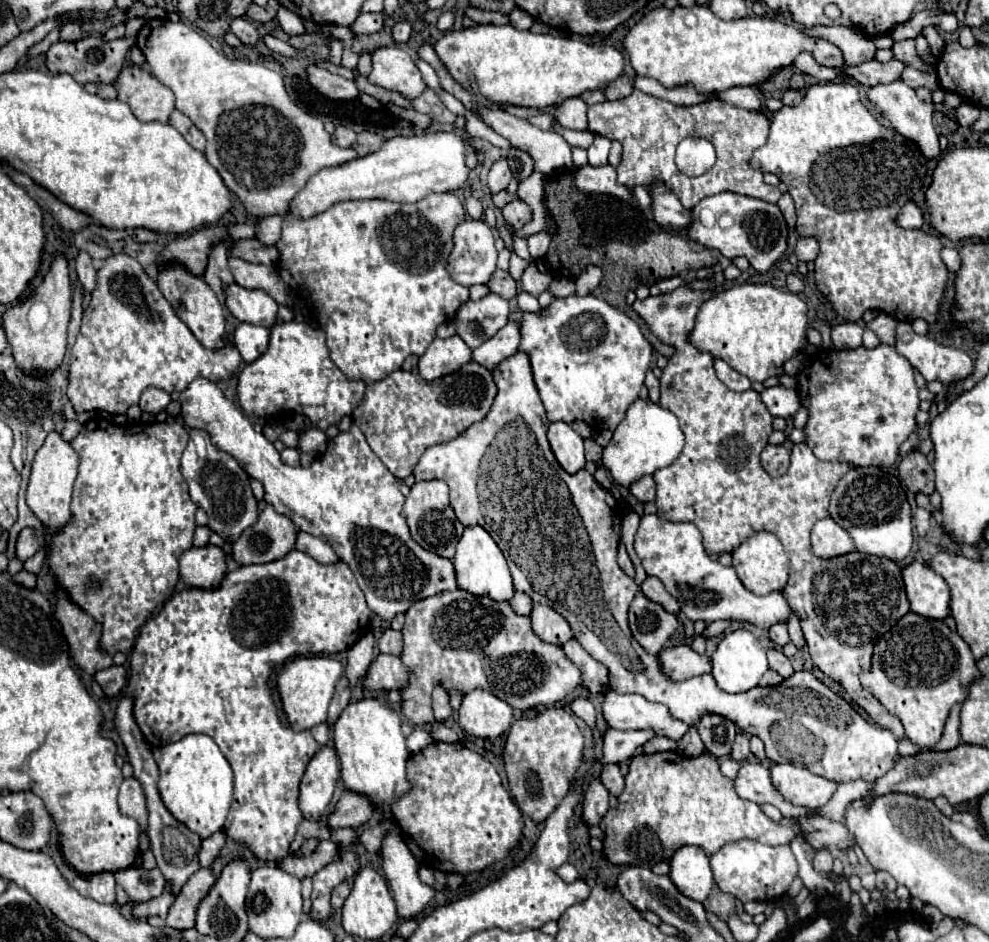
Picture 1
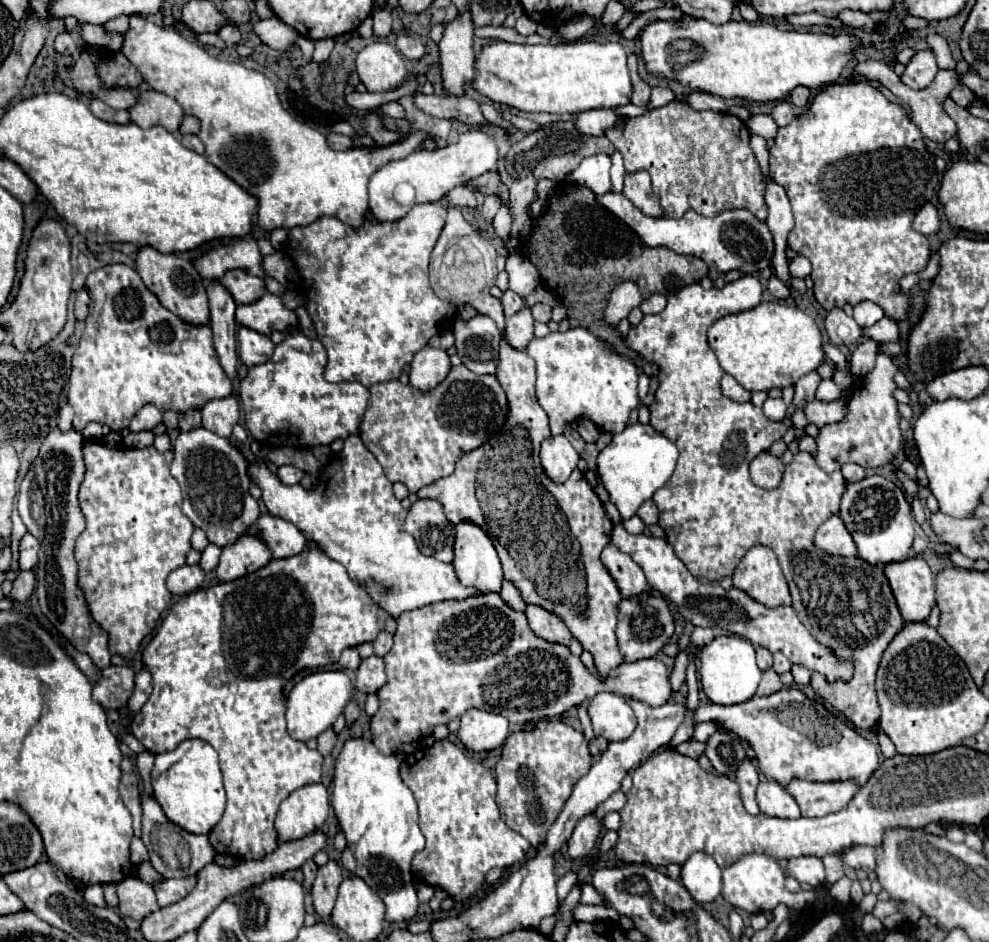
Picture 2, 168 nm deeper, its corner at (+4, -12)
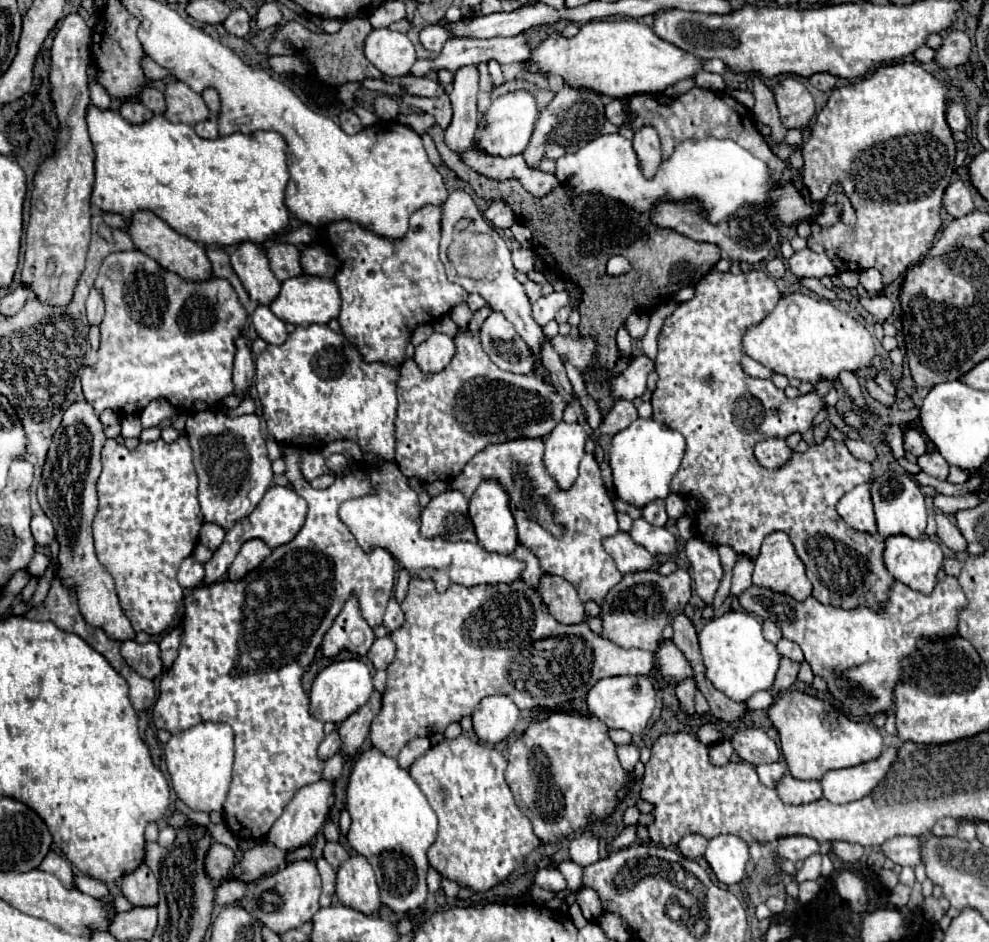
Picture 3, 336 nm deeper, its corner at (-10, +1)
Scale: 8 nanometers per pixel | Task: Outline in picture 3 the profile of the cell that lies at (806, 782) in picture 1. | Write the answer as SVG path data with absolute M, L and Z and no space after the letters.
M889 746L883 750L883 754L877 760L853 768L827 772L821 780L823 798L827 798L833 804L847 804L865 798L885 778L895 758L897 758L897 748Z

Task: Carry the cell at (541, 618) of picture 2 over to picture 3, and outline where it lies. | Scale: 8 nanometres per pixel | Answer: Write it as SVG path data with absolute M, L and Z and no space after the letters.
M543 574L539 580L537 592L541 594L543 602L547 604L551 616L561 624L579 624L585 620L583 602L577 596L577 590L573 584L569 584L565 578Z

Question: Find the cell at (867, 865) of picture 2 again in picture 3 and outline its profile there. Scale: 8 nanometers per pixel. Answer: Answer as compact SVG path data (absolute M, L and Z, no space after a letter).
M899 836L893 838L891 842L885 842L881 846L883 854L891 858L899 866L919 866L923 862L923 852L921 852L923 838L911 838L911 836Z

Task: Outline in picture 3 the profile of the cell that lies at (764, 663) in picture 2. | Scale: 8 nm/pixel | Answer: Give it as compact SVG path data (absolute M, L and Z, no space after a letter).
M763 620L763 636L765 636L767 640L771 640L773 644L777 644L777 642L781 640L781 630L779 630L773 622Z

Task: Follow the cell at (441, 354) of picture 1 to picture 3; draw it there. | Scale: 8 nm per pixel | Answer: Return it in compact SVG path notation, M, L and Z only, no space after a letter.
M433 332L425 342L415 346L413 360L423 372L441 372L453 358L455 344L451 336Z

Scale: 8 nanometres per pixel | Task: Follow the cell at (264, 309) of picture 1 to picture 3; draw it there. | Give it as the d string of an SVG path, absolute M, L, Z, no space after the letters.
M295 276L283 282L281 294L275 302L269 304L273 314L283 322L309 326L309 324L329 324L333 318L339 316L341 308L341 294L337 282L333 278L319 278L319 276Z

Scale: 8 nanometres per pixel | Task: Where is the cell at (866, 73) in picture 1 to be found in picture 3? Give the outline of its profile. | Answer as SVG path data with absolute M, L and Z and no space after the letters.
M951 30L945 36L943 46L937 50L937 64L943 68L953 68L959 64L965 64L969 60L971 54L971 40L965 32L959 30Z

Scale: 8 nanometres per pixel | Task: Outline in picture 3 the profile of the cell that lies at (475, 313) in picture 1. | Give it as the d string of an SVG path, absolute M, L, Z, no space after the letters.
M491 312L483 322L481 344L501 370L513 374L537 374L535 354L531 354L531 348L519 338L511 322L507 322L501 312Z

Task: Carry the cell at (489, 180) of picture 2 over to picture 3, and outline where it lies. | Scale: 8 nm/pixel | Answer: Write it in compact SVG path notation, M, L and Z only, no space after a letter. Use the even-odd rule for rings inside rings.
M435 124L429 128L429 136L433 138L443 162L461 178L465 180L473 192L487 200L487 202L507 202L511 208L513 208L513 214L521 220L523 224L531 230L533 238L531 238L531 248L533 252L539 256L539 260L545 264L545 268L553 274L557 274L559 278L565 278L565 280L571 280L575 282L579 288L581 288L581 302L579 302L579 314L581 314L581 324L579 324L579 334L581 336L589 336L589 338L595 338L595 344L597 344L597 366L585 374L585 388L589 392L589 396L597 402L603 418L609 414L609 410L613 408L615 404L615 398L609 390L609 384L605 380L605 376L601 376L603 370L607 370L609 374L621 374L625 368L627 368L627 360L621 358L619 350L617 350L617 342L615 342L615 334L617 330L625 324L627 316L633 314L633 312L653 312L659 304L649 304L653 300L669 300L671 296L675 296L681 288L685 286L695 286L717 262L719 262L719 248L715 244L707 244L707 242L695 242L675 230L669 230L669 228L659 228L659 226L653 226L651 218L647 214L639 214L635 210L631 210L627 204L623 202L617 202L613 198L607 198L607 196L601 196L601 194L585 194L585 196L571 196L571 192L567 194L567 188L563 184L555 186L549 194L545 194L543 198L535 198L533 194L529 194L519 180L491 180L487 176L481 176L477 174L473 168L469 168L465 162L461 162L457 158L455 152L451 152L447 148L447 144L443 142L443 130ZM613 254L621 254L625 258L629 258L629 262L633 264L633 270L621 278L613 278L613 276L607 276L603 274L605 272L605 262L609 256Z

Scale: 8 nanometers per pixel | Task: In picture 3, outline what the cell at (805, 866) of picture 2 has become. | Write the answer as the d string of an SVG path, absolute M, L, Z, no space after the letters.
M795 834L795 836L787 836L787 838L779 838L777 852L781 856L785 856L787 860L799 862L799 860L805 860L807 856L811 856L813 852L819 852L819 842L815 842L815 838Z

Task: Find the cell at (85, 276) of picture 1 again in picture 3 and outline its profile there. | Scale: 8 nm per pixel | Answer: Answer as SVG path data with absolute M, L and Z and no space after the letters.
M91 290L89 298L87 298L87 320L89 324L101 324L103 320L103 314L105 314L105 308L103 308L103 296L99 290Z

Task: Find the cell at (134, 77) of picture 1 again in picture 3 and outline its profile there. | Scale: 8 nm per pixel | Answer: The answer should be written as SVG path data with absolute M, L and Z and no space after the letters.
M183 82L167 84L165 100L167 100L165 118L169 122L183 122L183 124L195 126L197 122L203 122L211 116L207 104L203 104L201 94L193 92Z

